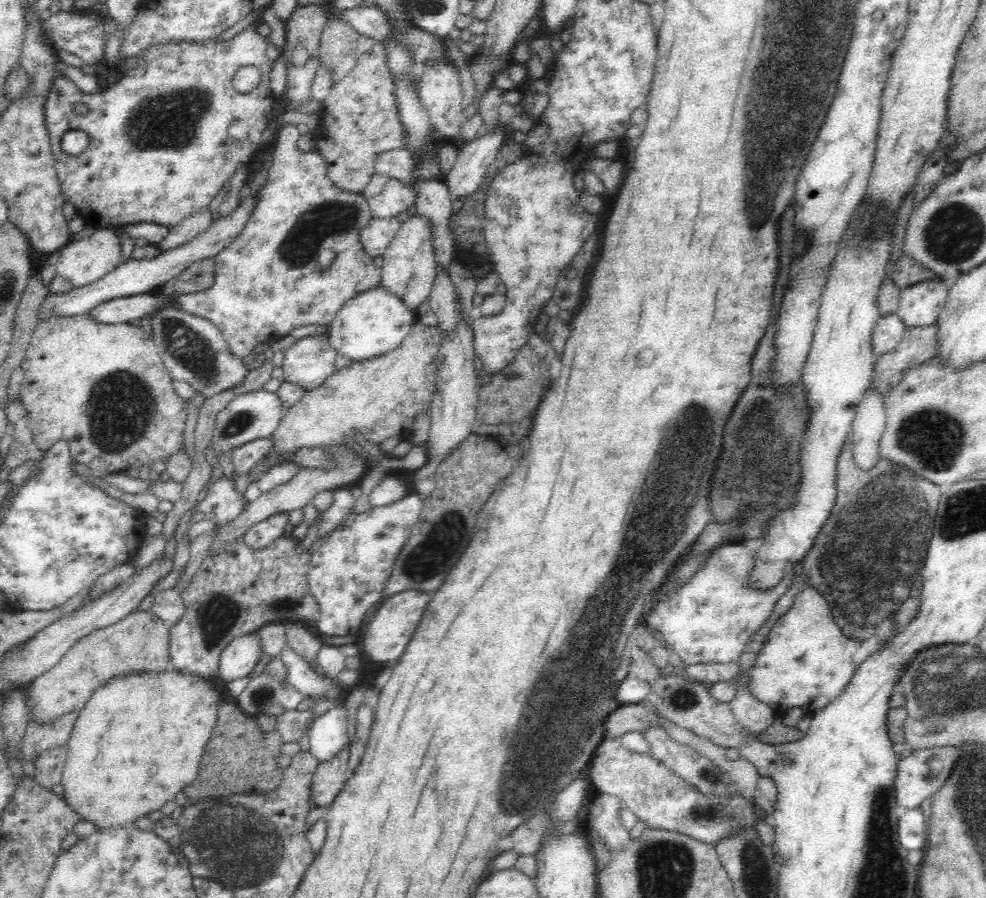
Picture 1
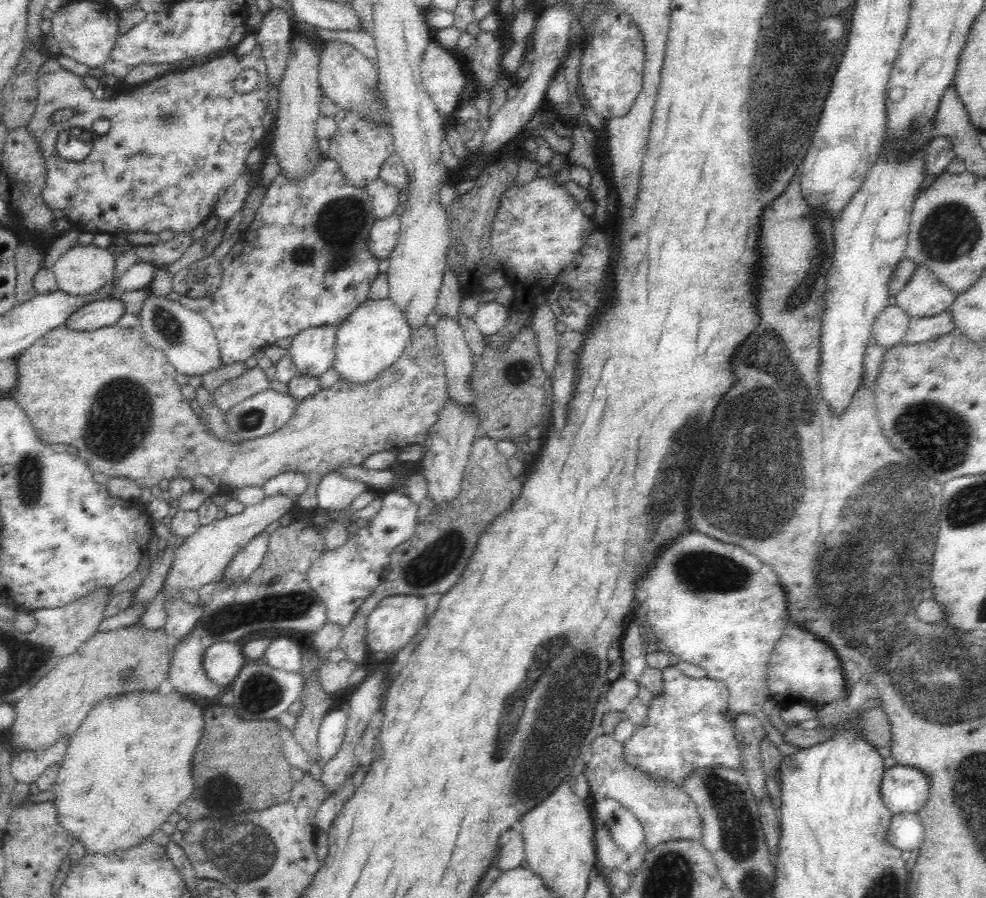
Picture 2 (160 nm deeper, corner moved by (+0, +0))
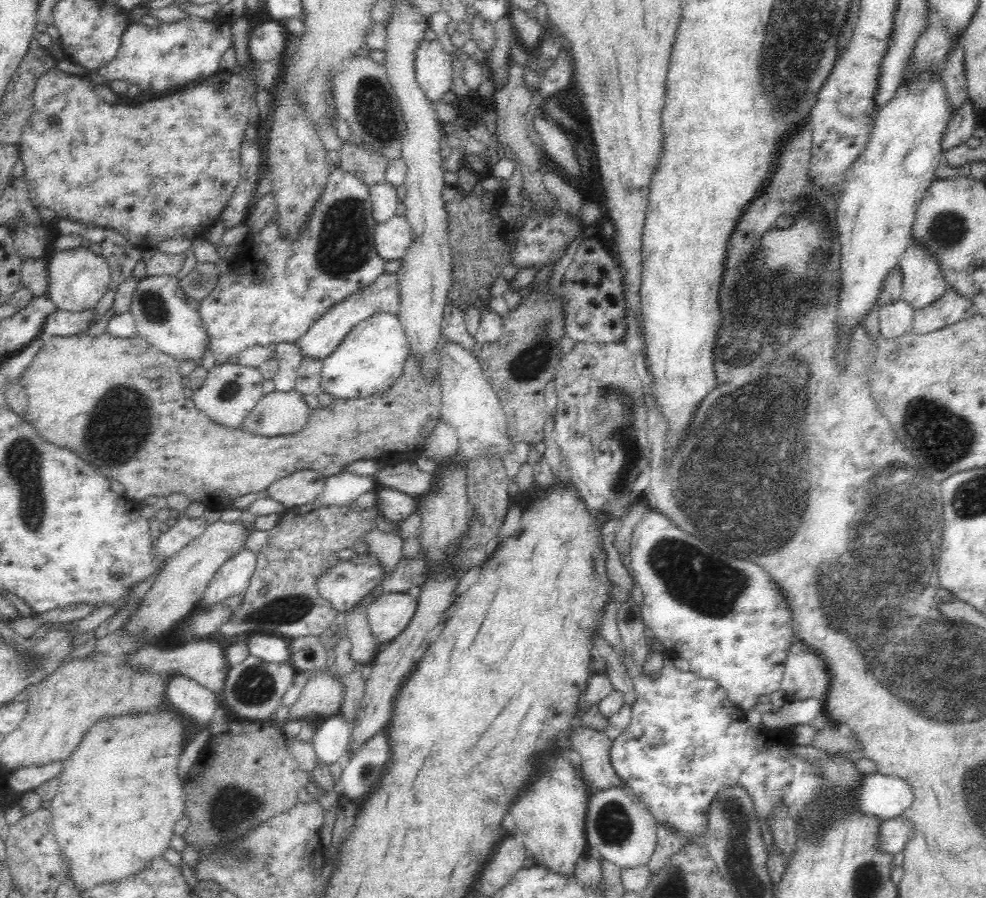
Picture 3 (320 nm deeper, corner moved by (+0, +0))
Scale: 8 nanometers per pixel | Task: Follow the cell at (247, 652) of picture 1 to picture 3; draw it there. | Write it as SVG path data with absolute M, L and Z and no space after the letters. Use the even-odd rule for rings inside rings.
M211 640L185 642L184 646L178 648L160 647L156 644L145 644L142 648L124 655L124 665L130 669L146 673L154 673L168 679L172 675L184 675L190 680L204 686L214 695L219 697L221 702L221 691L226 680L226 674L230 666L226 663L224 650L218 642Z

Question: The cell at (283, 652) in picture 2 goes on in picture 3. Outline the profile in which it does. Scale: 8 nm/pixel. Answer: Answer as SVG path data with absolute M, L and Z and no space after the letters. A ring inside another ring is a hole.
M251 633L250 636L244 638L243 642L248 647L248 654L264 661L286 663L290 661L288 646L282 636Z

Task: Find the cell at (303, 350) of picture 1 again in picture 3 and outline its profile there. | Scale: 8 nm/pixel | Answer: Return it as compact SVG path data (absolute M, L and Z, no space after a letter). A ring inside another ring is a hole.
M384 272L374 282L370 282L368 286L356 290L354 294L346 296L340 302L334 304L332 308L328 308L322 316L311 324L308 332L304 333L297 340L297 347L300 349L302 356L310 356L323 360L326 356L330 356L338 345L347 337L347 334L363 320L375 315L376 313L392 313L398 314L400 308L400 287L397 273Z

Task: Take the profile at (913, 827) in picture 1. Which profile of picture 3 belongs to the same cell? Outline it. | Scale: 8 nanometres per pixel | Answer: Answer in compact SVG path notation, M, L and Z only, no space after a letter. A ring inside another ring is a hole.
M904 818L888 819L880 823L876 847L882 853L896 854L904 848L910 836L912 836L912 822Z

